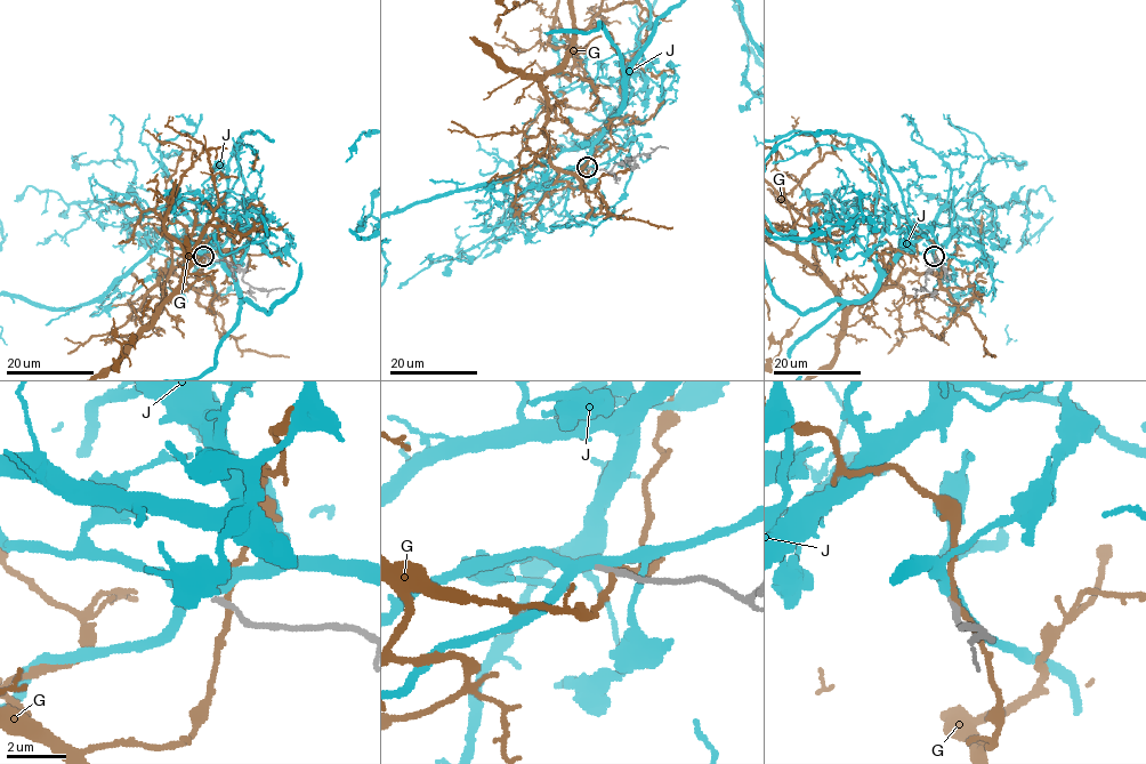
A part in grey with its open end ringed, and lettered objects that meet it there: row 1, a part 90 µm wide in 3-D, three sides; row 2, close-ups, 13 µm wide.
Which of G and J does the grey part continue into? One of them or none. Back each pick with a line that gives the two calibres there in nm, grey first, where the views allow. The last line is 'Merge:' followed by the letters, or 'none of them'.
Merge: none of them

